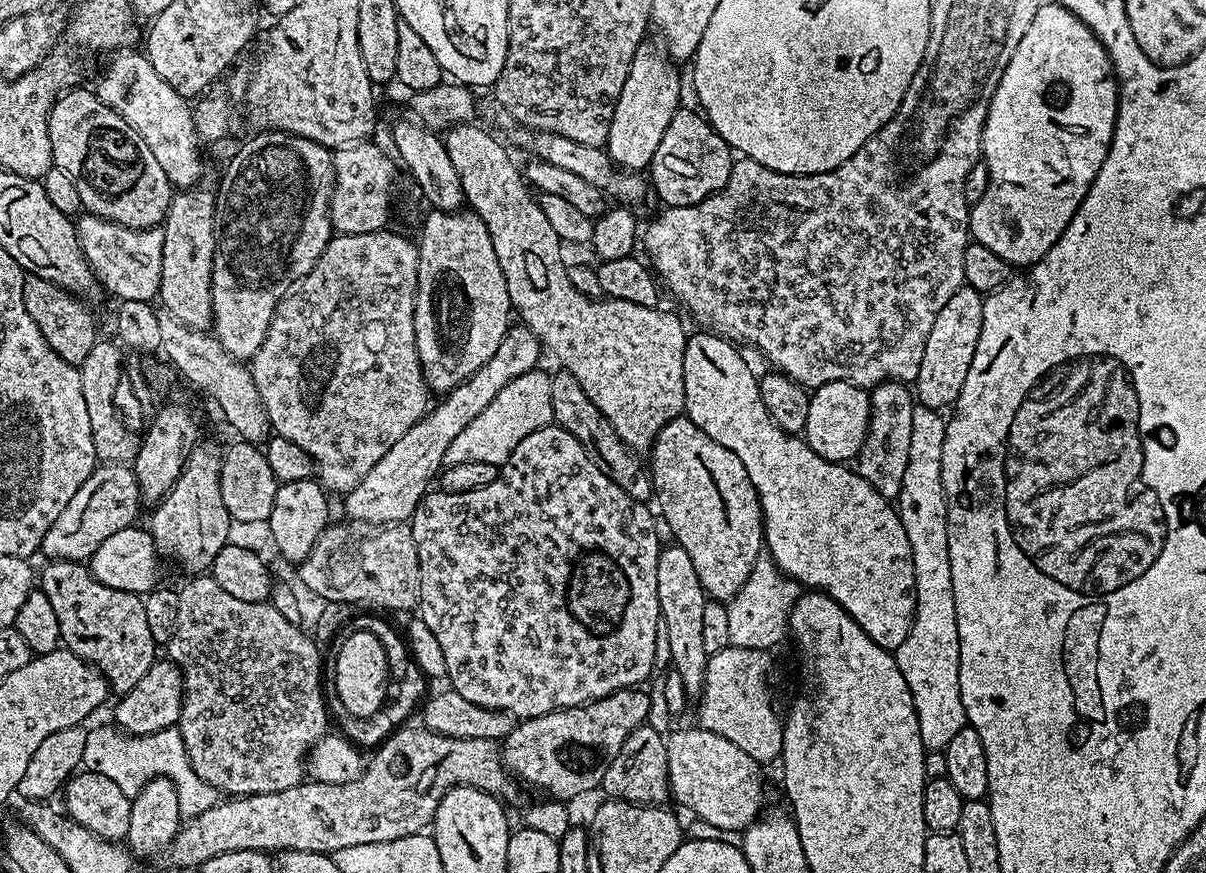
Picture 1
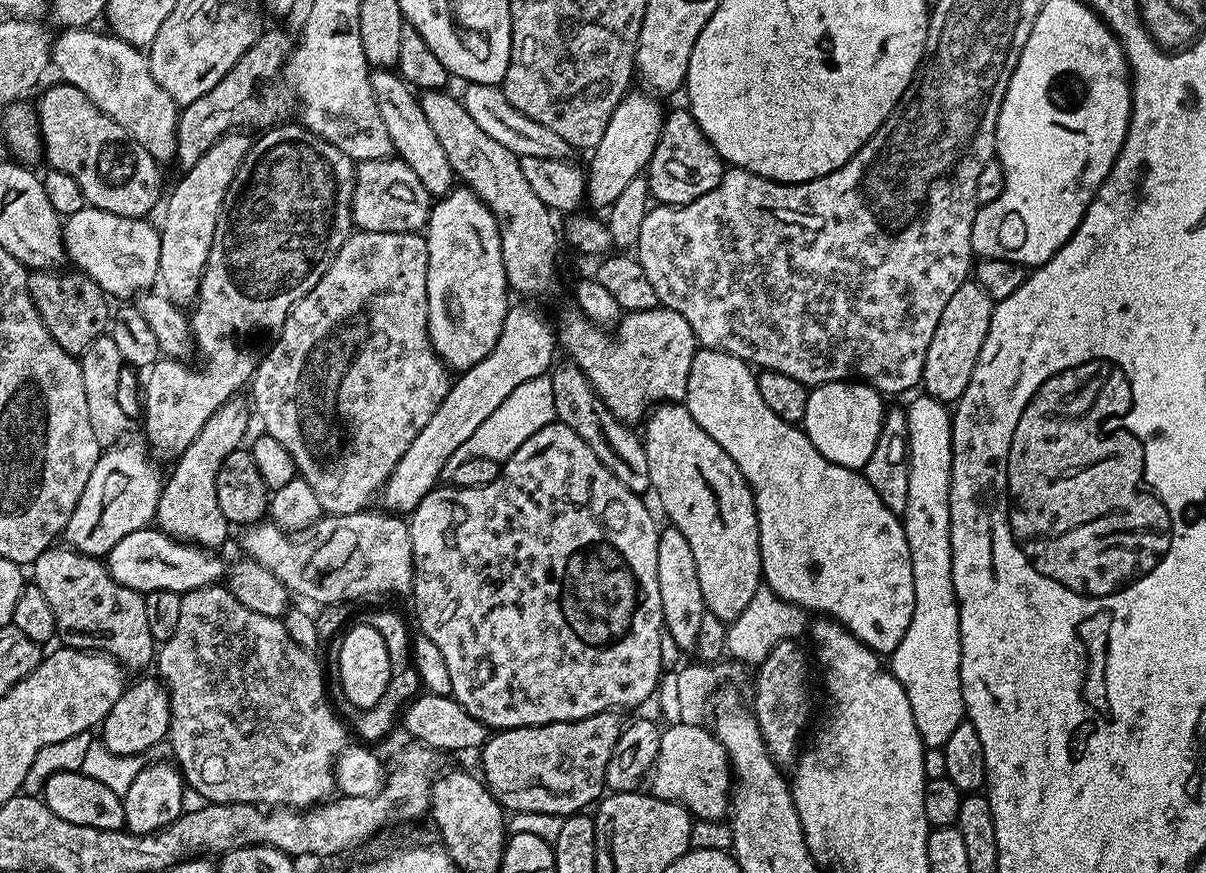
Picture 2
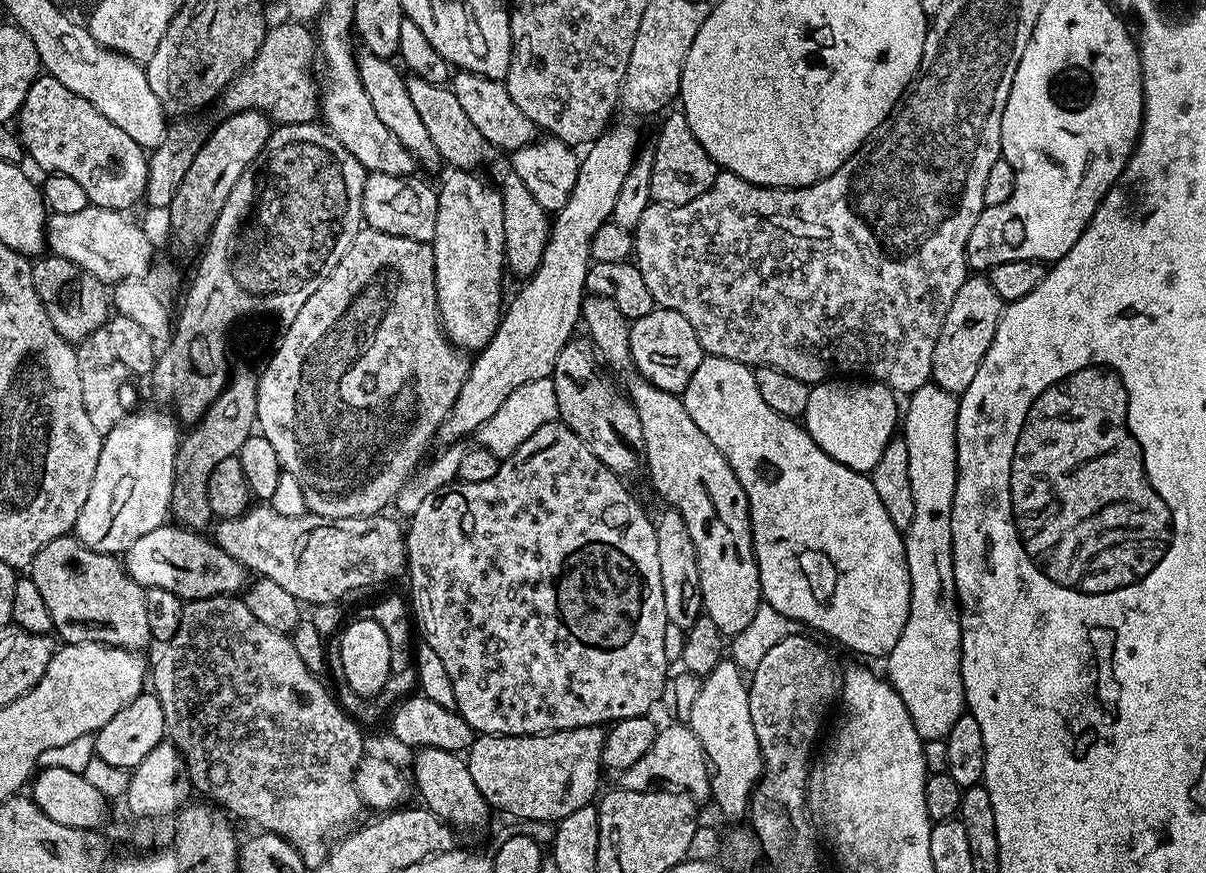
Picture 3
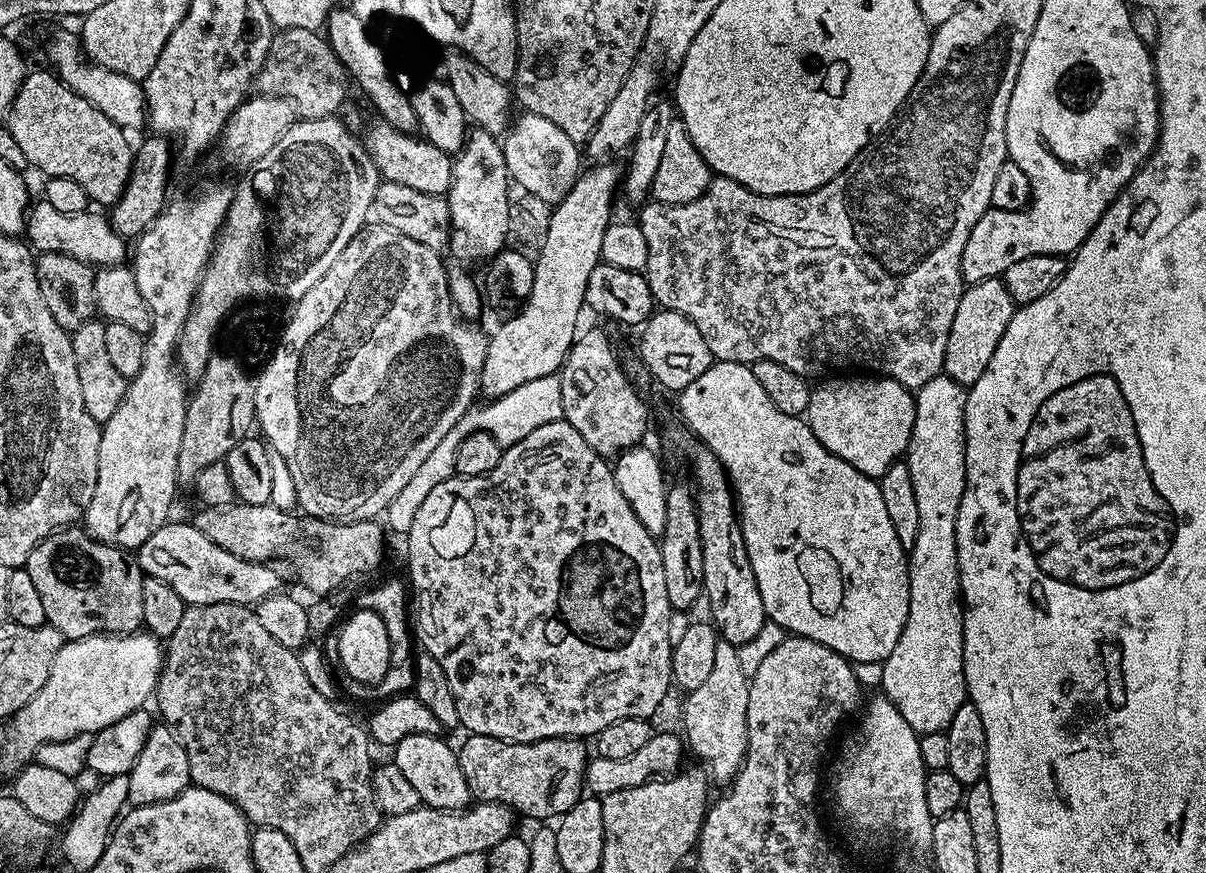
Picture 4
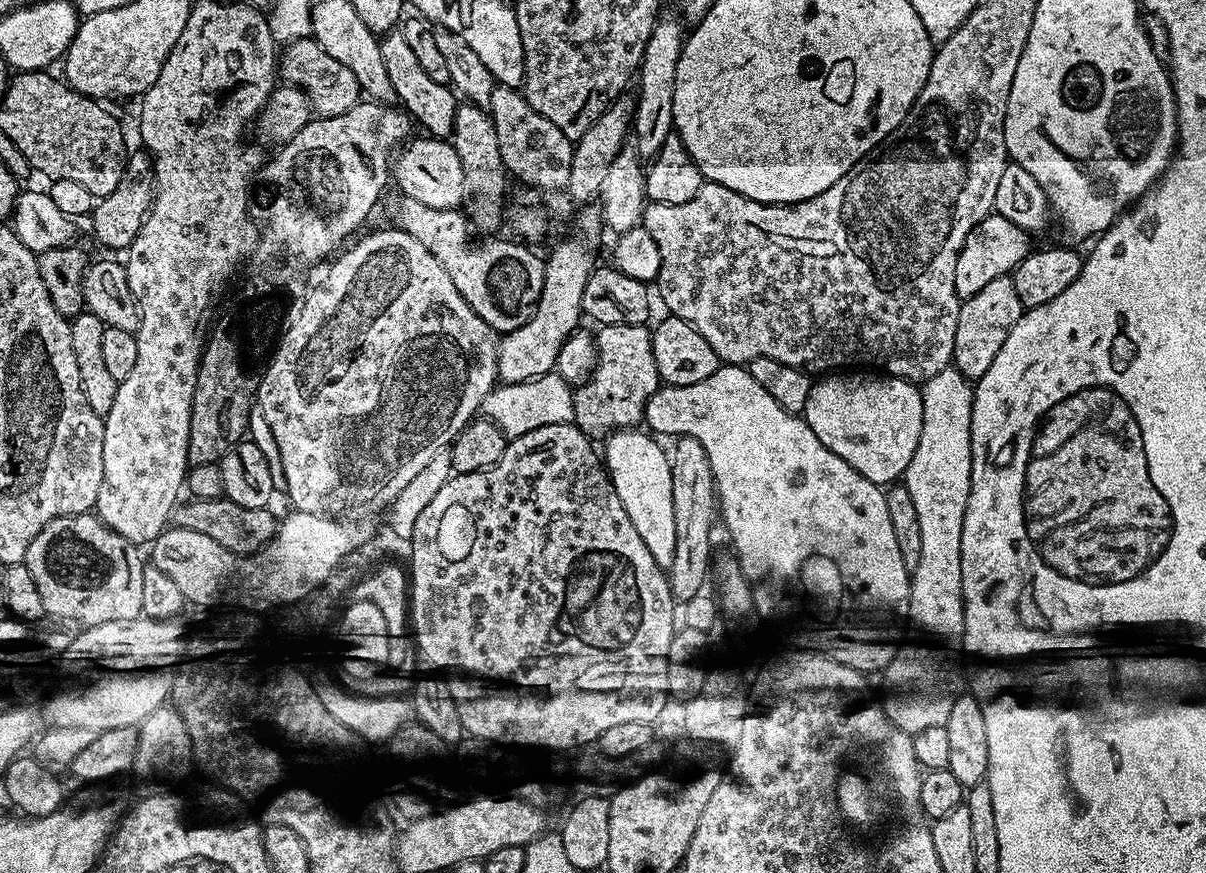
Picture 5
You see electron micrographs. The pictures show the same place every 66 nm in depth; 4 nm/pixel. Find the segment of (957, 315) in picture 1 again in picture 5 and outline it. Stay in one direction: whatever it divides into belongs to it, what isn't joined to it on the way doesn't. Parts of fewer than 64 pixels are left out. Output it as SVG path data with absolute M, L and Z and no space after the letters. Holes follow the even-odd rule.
M1011 275L994 278L994 282L982 286L978 294L967 297L958 310L958 330L954 330L954 367L967 380L980 380L982 374L990 370L990 362L998 358L998 350L1002 350L1002 342L1006 342L1010 330L1014 330L1014 322L1018 322L1025 311L1024 304L1018 298L1018 290L1014 290Z

